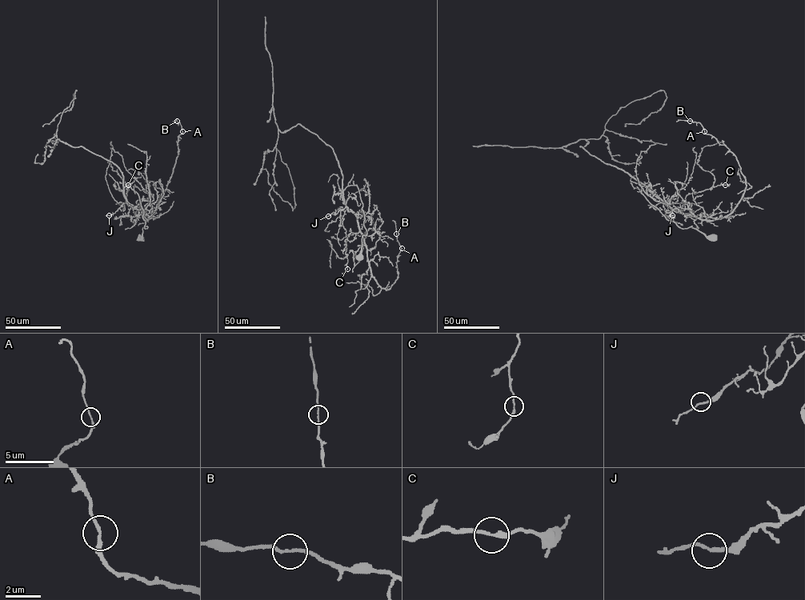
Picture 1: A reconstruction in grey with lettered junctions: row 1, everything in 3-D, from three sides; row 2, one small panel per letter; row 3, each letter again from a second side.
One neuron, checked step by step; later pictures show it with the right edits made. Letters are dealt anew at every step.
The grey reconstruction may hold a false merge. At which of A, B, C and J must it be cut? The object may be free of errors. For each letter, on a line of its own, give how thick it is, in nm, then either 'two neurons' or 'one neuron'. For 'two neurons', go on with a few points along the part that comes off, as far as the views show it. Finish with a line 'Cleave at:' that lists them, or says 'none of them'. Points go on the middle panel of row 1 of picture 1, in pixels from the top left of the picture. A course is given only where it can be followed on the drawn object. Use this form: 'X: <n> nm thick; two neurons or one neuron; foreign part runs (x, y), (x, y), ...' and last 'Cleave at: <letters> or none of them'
A: 170 nm thick; one neuron
B: 150 nm thick; one neuron
C: 200 nm thick; one neuron
J: 170 nm thick; one neuron
Cleave at: none of them

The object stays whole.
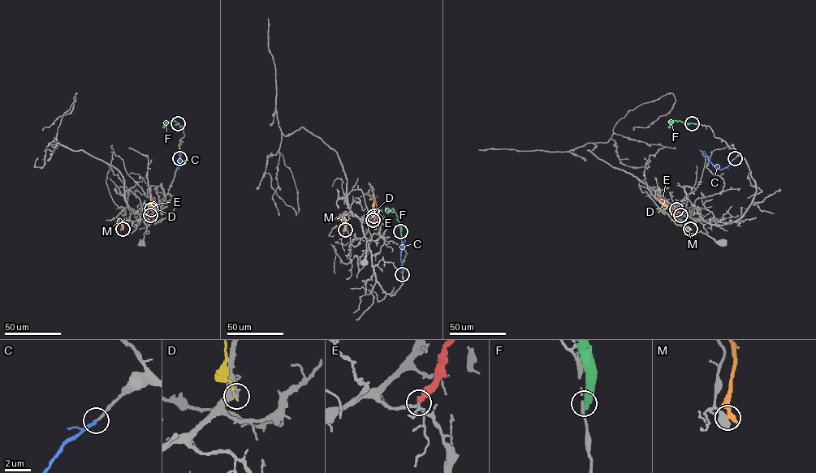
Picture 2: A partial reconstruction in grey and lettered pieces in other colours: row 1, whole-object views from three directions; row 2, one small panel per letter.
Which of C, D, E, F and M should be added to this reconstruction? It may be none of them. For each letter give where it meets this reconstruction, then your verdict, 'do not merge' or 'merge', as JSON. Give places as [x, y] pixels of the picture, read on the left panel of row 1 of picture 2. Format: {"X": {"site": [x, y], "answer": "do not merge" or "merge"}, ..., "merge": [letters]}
{"C": {"site": [179, 158], "answer": "merge"}, "D": {"site": [151, 209], "answer": "do not merge"}, "E": {"site": [150, 215], "answer": "do not merge"}, "F": {"site": [178, 123], "answer": "do not merge"}, "M": {"site": [123, 229], "answer": "do not merge"}, "merge": ["C"]}

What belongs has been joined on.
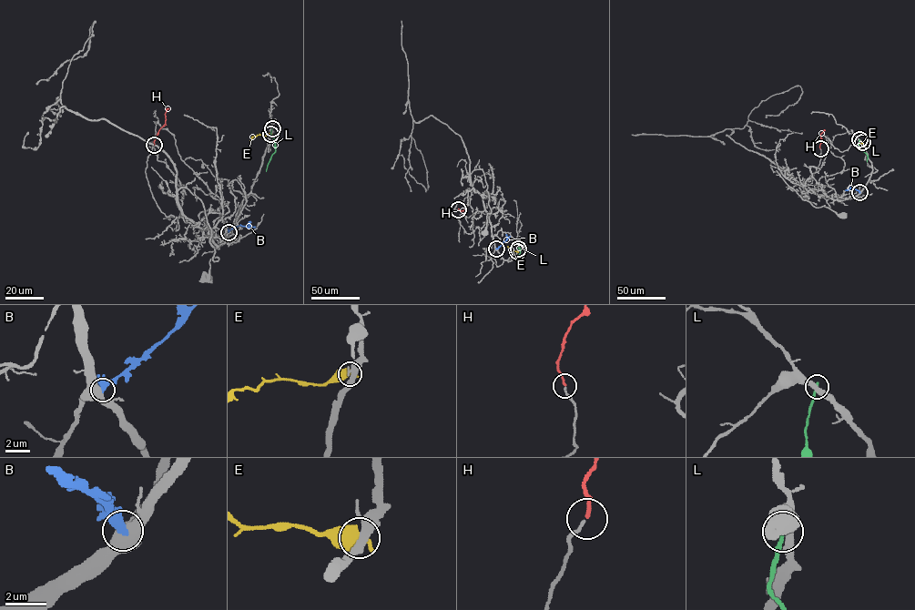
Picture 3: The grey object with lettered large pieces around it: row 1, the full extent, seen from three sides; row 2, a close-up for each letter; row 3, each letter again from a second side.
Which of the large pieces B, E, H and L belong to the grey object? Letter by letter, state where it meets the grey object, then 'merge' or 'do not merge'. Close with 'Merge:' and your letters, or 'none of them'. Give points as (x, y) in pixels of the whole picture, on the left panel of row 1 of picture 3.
B: (228, 232) | do not merge
E: (270, 134) | do not merge
H: (154, 145) | merge
L: (272, 128) | do not merge
Merge: H

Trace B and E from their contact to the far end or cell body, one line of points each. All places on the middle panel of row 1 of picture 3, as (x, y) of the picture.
B: (496, 249), (506, 239), (506, 234)
E: (518, 251), (507, 247)

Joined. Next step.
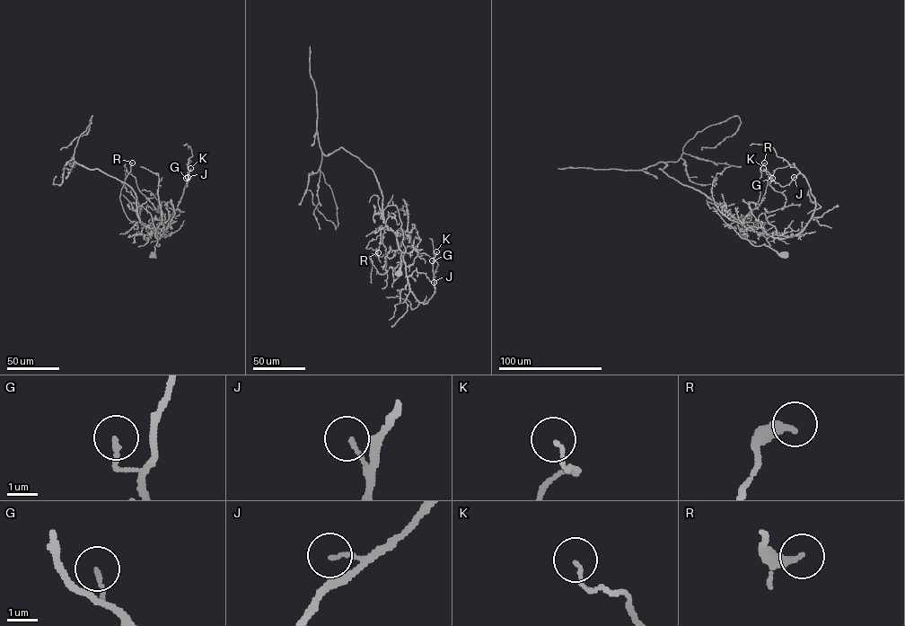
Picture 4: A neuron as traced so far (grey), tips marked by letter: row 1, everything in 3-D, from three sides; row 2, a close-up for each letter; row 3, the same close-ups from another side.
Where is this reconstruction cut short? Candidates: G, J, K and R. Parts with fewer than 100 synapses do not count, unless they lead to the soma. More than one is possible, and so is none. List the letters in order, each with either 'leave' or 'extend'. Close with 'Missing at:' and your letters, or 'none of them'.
G: leave
J: leave
K: leave
R: leave
Missing at: none of them

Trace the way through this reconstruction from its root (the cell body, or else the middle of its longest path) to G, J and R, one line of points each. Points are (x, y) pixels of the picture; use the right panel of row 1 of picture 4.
G: (785, 254), (753, 245), (716, 212), (777, 238), (798, 234), (815, 207), (806, 179), (782, 187), (772, 178)
J: (785, 254), (742, 238), (716, 207), (753, 231), (777, 238), (797, 235), (815, 201), (806, 179), (794, 177)
R: (785, 254), (764, 243), (753, 245), (716, 212), (720, 206), (740, 221), (751, 219), (764, 163)

